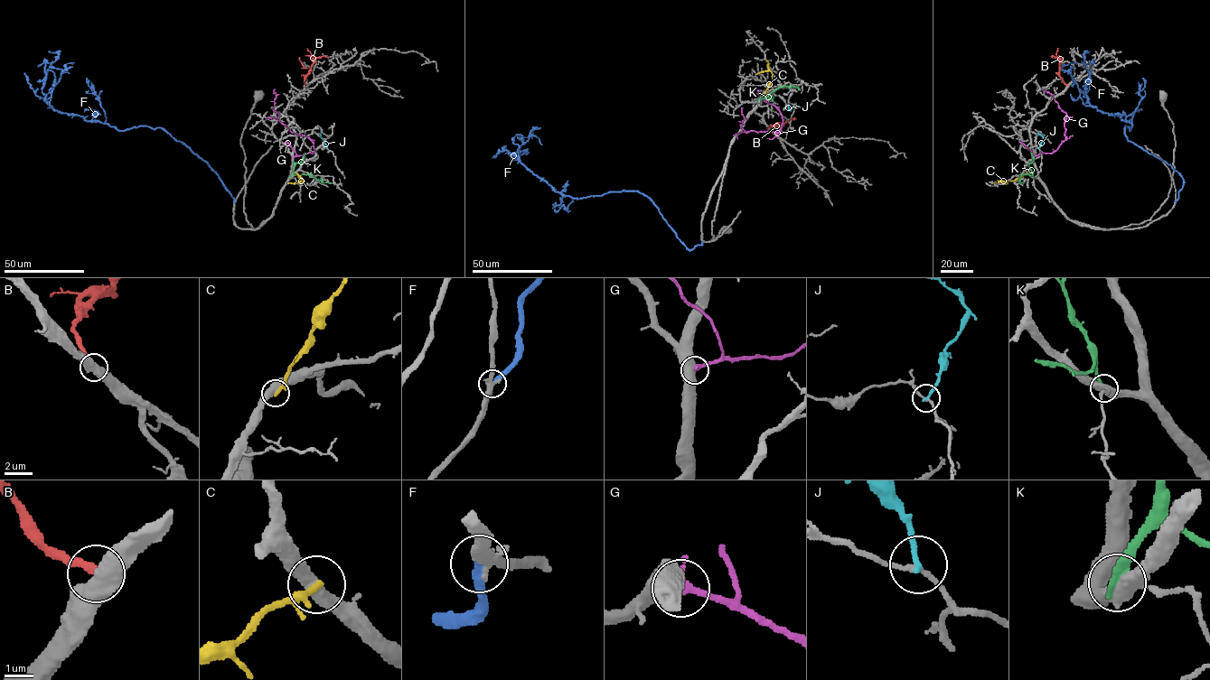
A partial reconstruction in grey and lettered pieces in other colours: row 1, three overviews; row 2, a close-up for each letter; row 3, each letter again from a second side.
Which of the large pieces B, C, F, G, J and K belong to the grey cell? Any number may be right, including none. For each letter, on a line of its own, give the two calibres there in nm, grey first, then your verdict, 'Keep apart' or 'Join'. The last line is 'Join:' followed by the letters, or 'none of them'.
B: Thickness 600 nm (grey) against 280 nm. Keep apart
C: Thickness 480 nm (grey) against 180 nm. Keep apart
F: Thickness 360 nm (grey) against 400 nm. Join
G: Thickness 550 nm (grey) against 360 nm. Keep apart
J: Thickness 170 nm (grey) against 190 nm. Keep apart
K: Thickness 440 nm (grey) against 340 nm. Keep apart
Join: F

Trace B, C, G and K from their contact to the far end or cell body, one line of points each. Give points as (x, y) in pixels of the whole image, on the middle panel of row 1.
B: (774, 134), (773, 128), (775, 125), (783, 125), (795, 118)
C: (764, 93), (772, 80), (772, 72), (768, 70), (755, 74)
G: (761, 99), (779, 110), (783, 123), (778, 132), (749, 131), (746, 133), (740, 127), (744, 119), (743, 107)
K: (758, 100), (784, 86), (797, 87), (800, 90)

